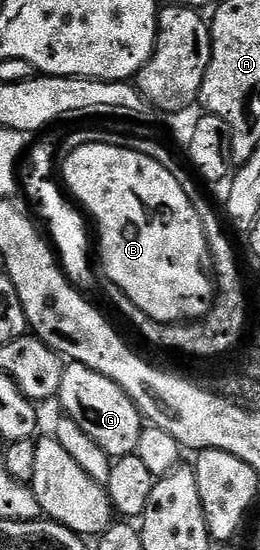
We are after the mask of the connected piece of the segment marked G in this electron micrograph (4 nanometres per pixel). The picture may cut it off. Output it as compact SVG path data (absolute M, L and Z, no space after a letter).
M67 362L64 369L64 381L60 381L56 399L57 402L62 402L62 407L66 410L63 411L65 418L76 421L76 425L80 425L80 429L84 429L84 433L88 433L88 437L92 437L92 441L96 441L96 445L100 445L100 449L104 449L104 453L108 453L111 460L123 459L125 455L137 452L140 445L140 433L144 426L142 413L132 401L132 397L128 397L128 393L120 389L120 385L116 385L116 381L88 369L88 365Z

